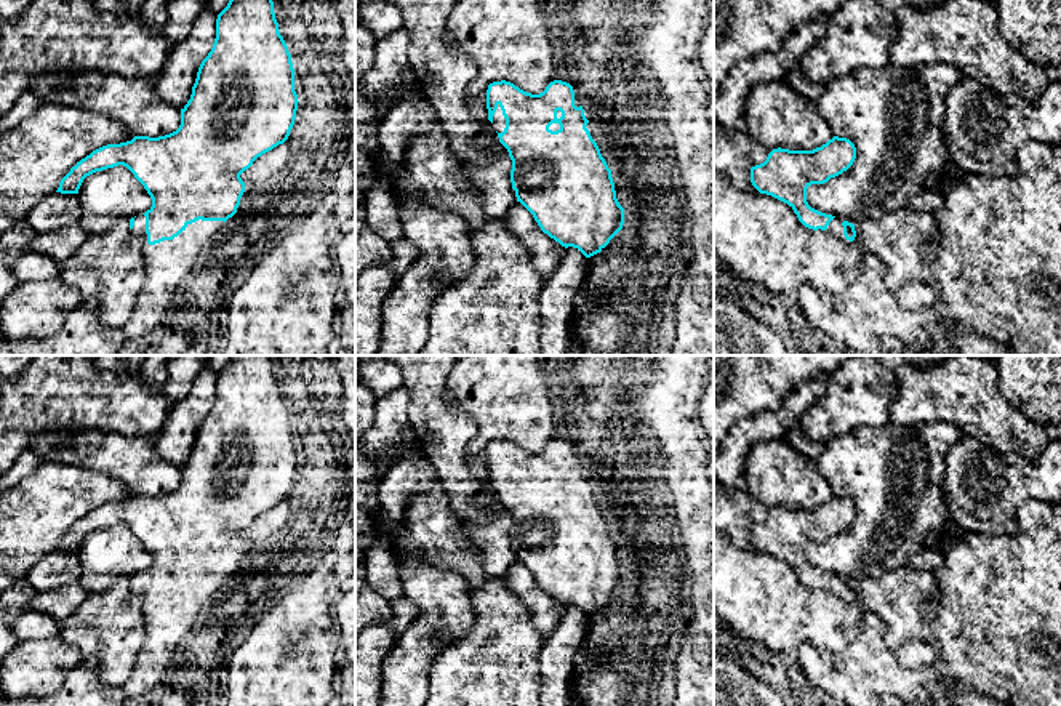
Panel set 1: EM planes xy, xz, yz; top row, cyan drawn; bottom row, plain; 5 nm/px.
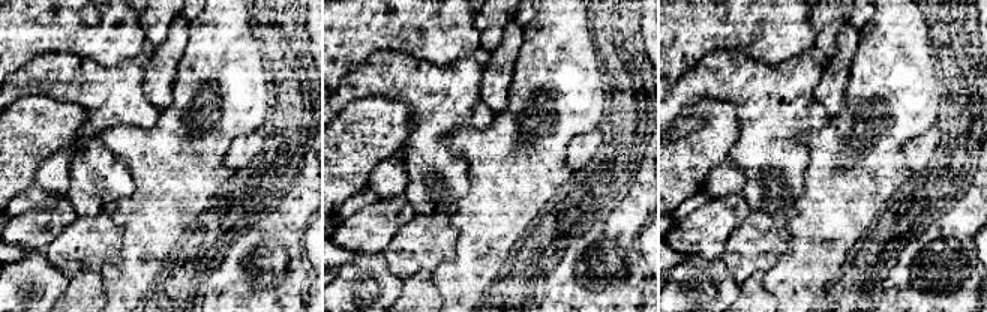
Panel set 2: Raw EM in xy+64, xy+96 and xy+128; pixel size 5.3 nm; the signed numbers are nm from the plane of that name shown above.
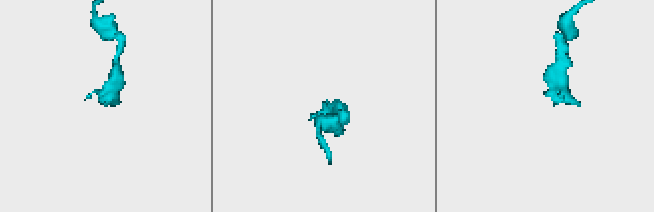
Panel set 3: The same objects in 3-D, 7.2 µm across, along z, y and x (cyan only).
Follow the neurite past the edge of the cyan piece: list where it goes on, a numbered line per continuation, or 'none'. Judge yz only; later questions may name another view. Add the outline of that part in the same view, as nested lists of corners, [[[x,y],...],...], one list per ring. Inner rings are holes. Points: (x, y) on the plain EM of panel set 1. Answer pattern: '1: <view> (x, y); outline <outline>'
1: yz (836, 586); outline [[[834,576],[834,578],[829,581],[826,591],[831,591],[831,592],[834,592],[834,594],[847,599],[845,594],[843,594],[843,584],[842,584],[842,581],[843,581],[843,578]]]

